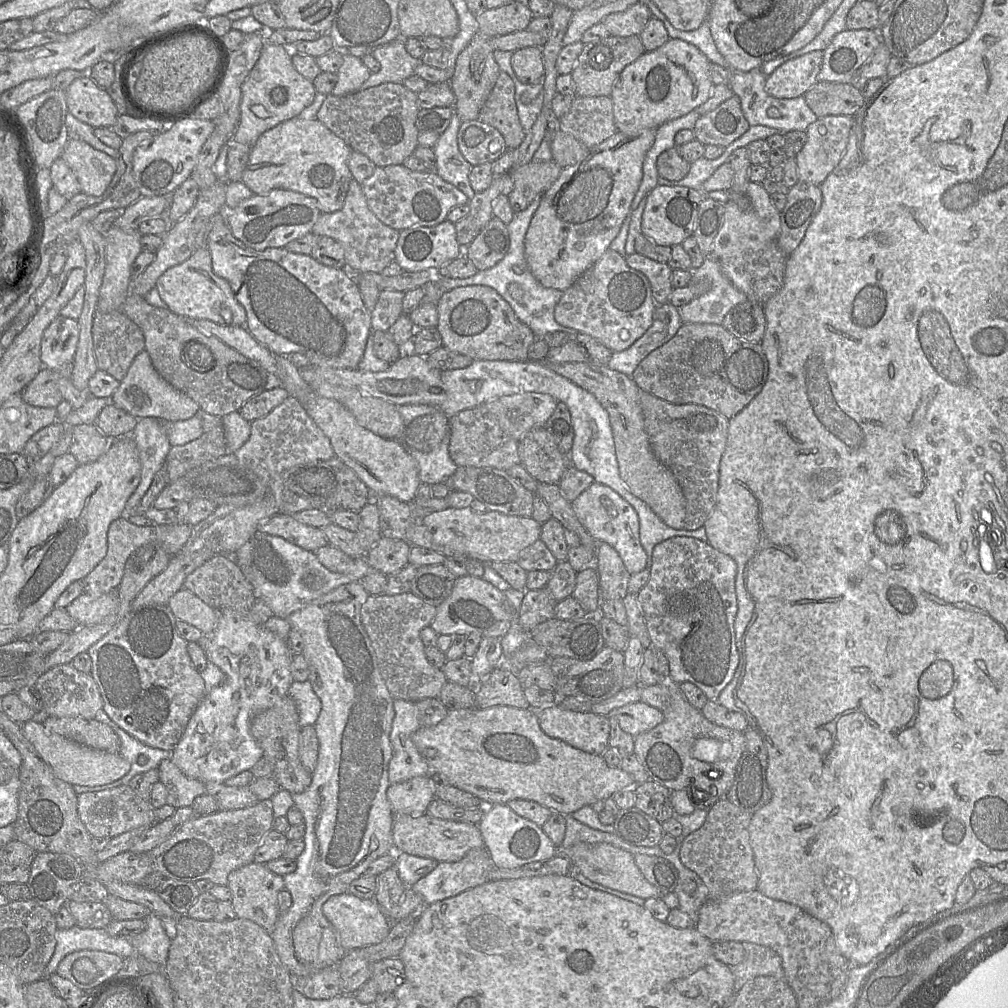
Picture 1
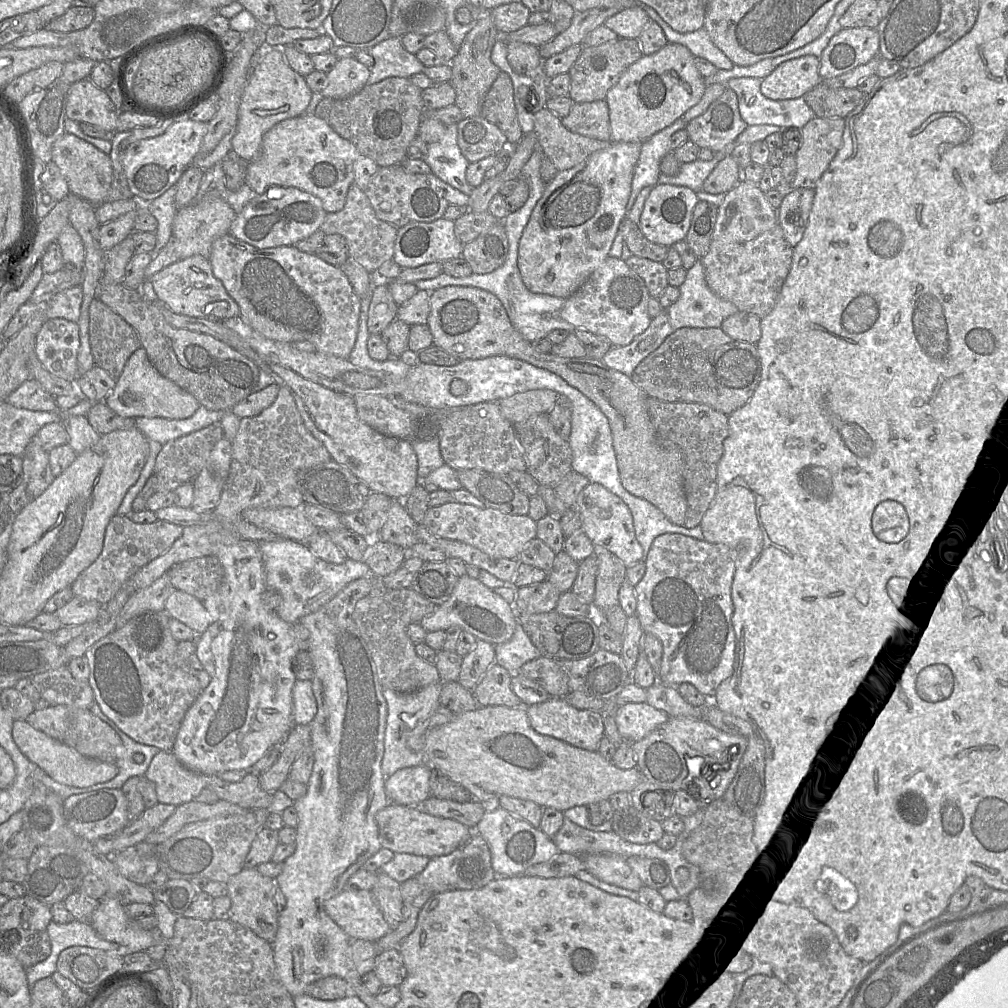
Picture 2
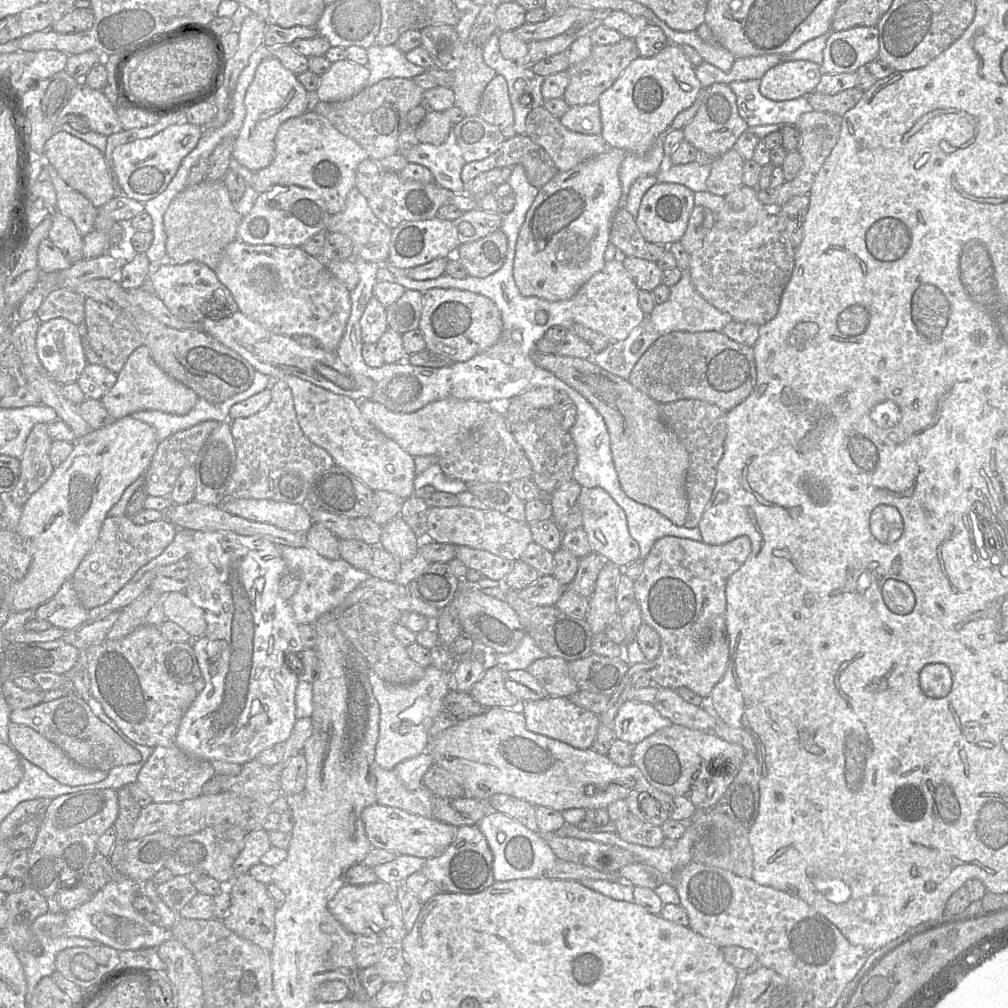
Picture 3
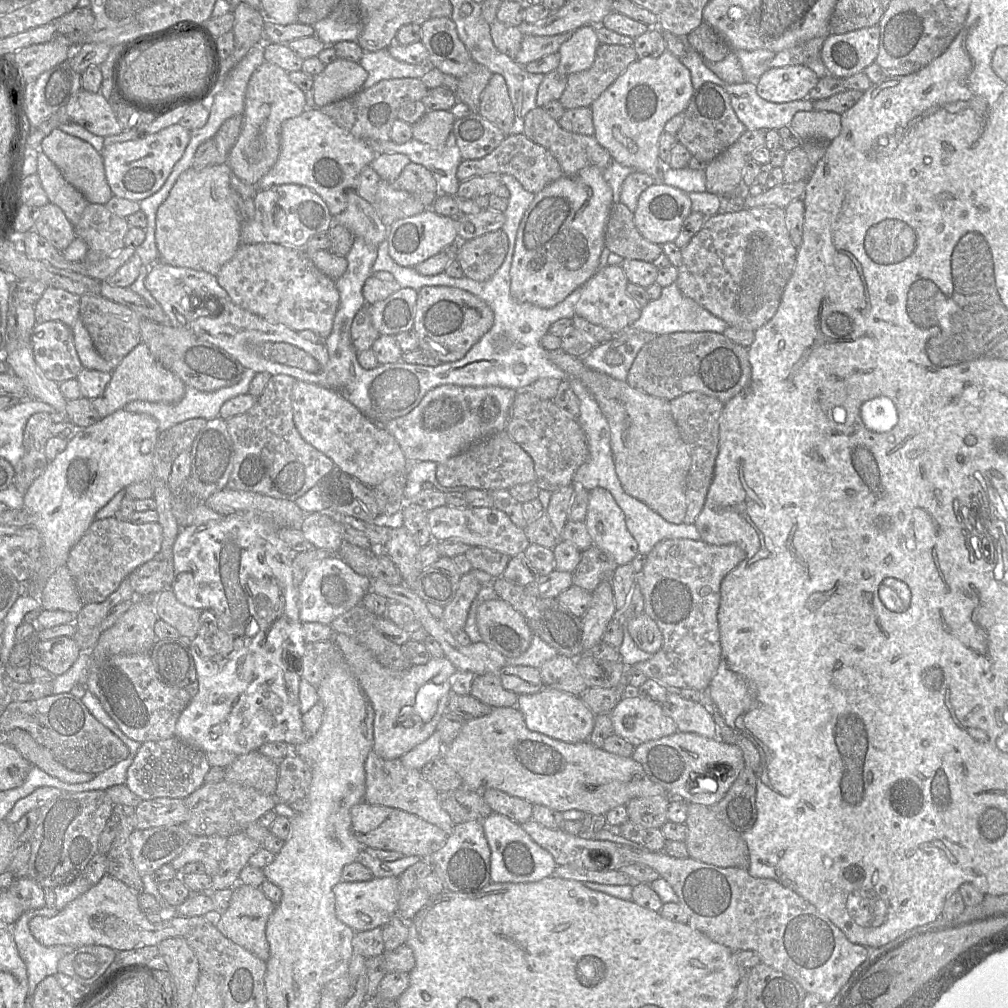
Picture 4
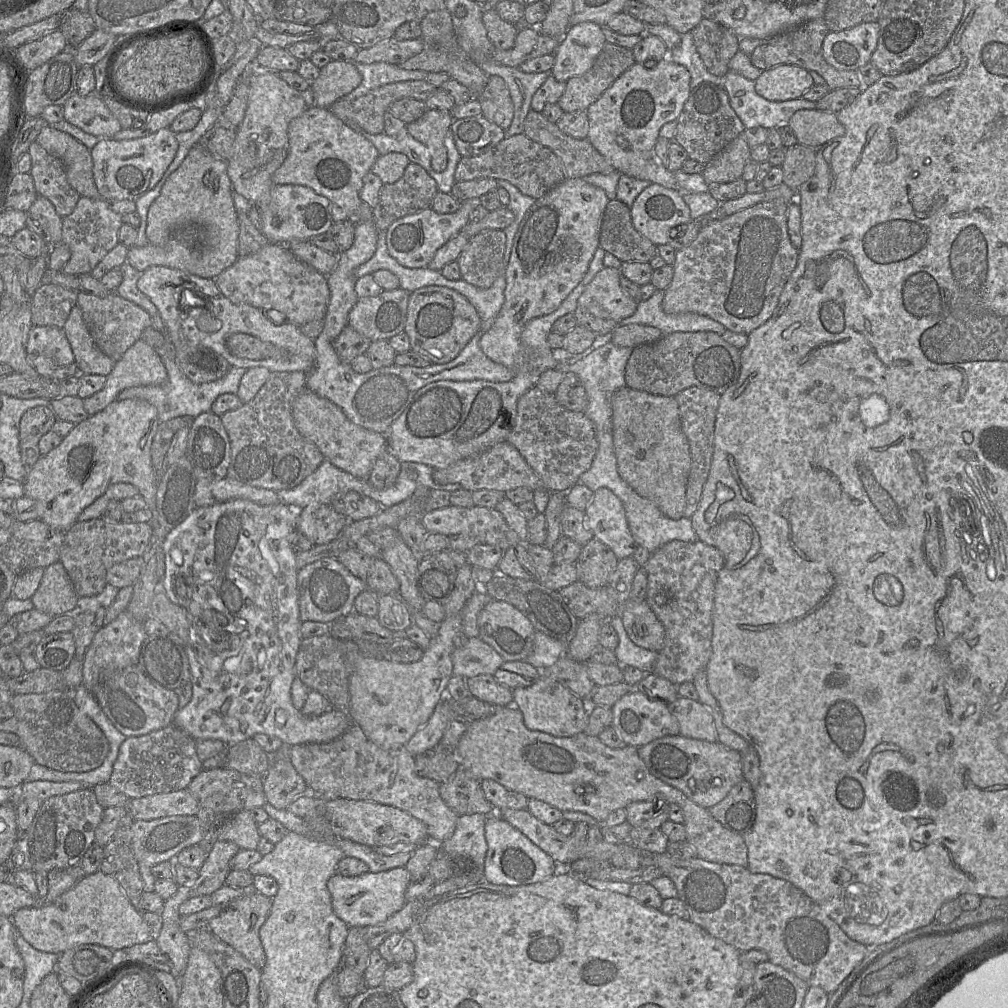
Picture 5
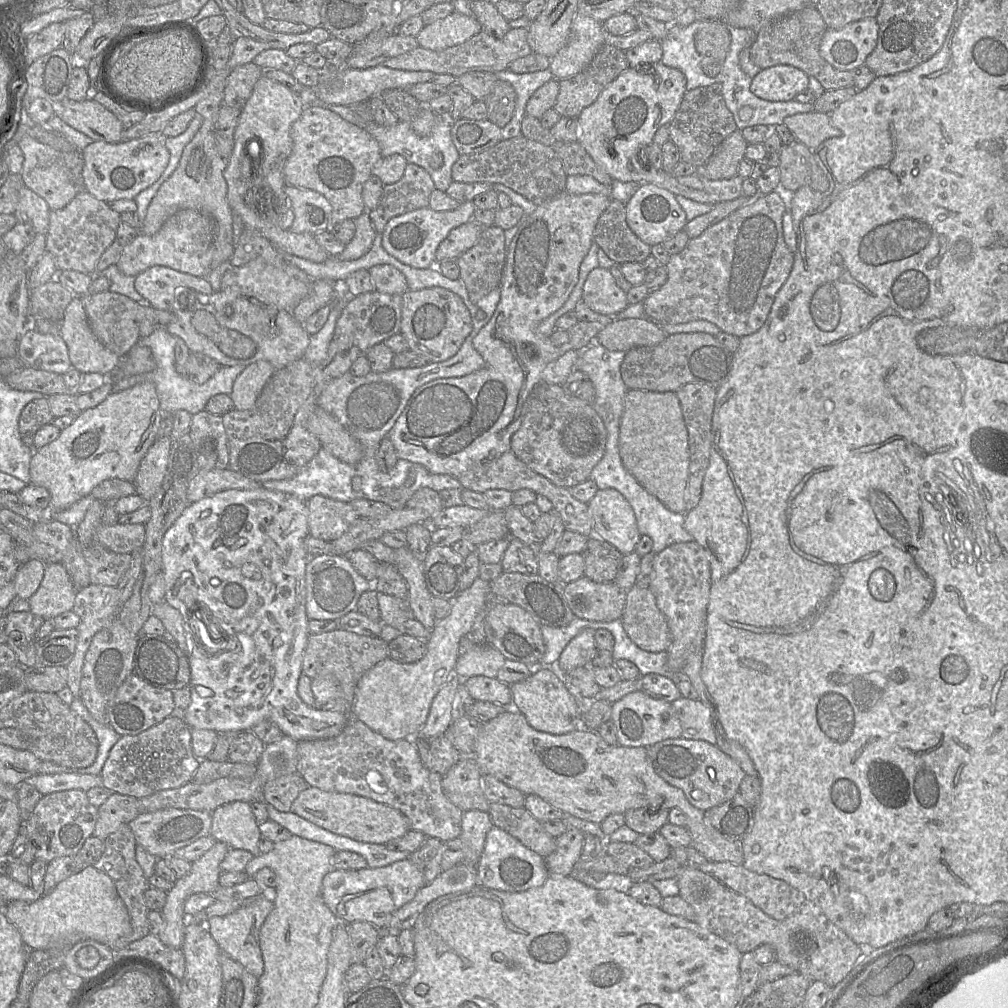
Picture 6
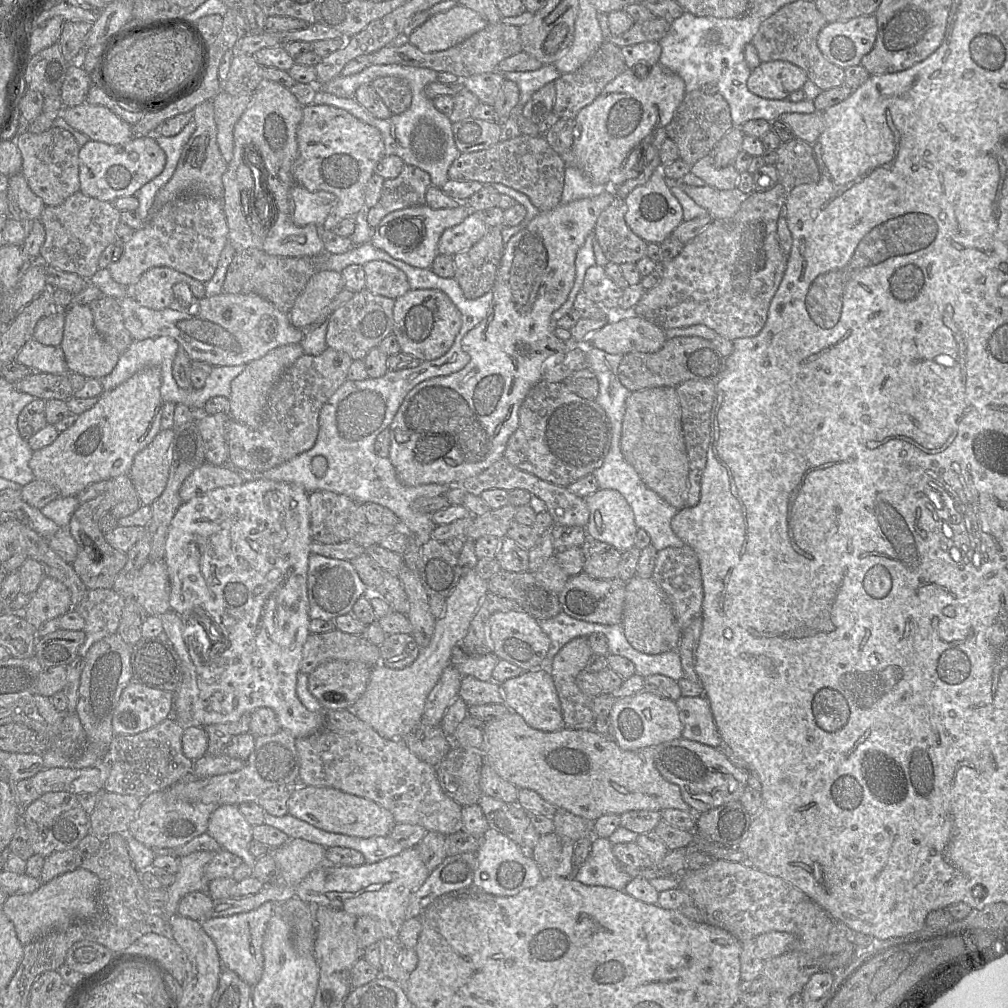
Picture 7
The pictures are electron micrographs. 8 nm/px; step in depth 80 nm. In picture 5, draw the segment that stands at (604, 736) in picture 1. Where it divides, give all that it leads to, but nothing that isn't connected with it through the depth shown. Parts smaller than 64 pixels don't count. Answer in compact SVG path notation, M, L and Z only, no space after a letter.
M545 672L531 686L517 687L512 691L515 706L522 712L528 729L555 737L570 737L586 730L590 709L587 699L578 697Z

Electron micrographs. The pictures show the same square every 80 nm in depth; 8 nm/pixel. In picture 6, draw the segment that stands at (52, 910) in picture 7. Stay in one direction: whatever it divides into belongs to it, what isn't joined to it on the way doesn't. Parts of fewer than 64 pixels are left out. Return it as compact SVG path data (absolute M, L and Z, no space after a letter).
M93 866L85 867L79 873L68 877L67 879L63 880L56 887L47 895L41 896L38 900L33 902L26 902L26 901L12 901L5 905L4 914L7 919L17 928L19 931L23 943L31 949L38 949L38 950L46 950L51 948L57 949L70 949L74 944L82 940L95 940L102 944L108 945L112 949L112 944L121 937L129 936L132 932L132 926L130 922L130 916L128 910L123 902L123 900L119 897L115 884L113 880L103 872L95 869Z

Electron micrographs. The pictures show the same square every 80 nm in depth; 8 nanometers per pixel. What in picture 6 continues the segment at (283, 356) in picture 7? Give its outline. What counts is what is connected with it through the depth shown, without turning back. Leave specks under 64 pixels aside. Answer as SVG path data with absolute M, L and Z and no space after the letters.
M258 360L244 368L233 383L231 399L238 410L251 409L272 374L274 366L266 360Z

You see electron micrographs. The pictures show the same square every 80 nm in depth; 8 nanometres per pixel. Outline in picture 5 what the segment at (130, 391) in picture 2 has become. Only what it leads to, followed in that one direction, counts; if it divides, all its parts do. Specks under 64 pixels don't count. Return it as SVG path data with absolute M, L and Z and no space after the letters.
M139 339L115 363L104 387L83 399L83 406L89 415L94 415L116 400L126 388L159 385L166 380L167 371L159 355Z

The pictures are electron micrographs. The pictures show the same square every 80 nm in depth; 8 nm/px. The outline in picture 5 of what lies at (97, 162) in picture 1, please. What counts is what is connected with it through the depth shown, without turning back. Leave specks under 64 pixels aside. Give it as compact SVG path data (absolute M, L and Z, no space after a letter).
M51 125L41 130L36 142L48 153L63 161L69 184L81 196L102 198L93 177L90 149L70 134L59 131Z

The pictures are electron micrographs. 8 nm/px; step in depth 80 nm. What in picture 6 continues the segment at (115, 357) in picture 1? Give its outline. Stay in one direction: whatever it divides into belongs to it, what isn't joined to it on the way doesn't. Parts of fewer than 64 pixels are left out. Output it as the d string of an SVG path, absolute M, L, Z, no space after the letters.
M111 291L87 294L80 297L92 332L104 347L116 354L120 359L123 359L139 341L139 323L143 319L148 319L163 326L172 319L172 312L170 311L159 310L150 305L140 305L125 295Z

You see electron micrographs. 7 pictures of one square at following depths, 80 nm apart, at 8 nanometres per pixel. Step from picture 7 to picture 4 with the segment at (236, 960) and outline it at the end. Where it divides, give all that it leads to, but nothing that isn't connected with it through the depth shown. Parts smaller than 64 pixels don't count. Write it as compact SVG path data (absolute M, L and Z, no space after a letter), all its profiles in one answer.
M238 882L233 887L229 907L224 914L220 915L216 927L228 939L267 962L270 957L270 946L265 931L275 907L276 904L267 898L260 887L252 887Z

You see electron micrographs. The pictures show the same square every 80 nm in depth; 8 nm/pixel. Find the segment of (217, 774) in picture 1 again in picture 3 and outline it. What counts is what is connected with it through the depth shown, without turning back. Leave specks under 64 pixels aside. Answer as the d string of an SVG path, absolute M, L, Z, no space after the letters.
M196 531L191 542L188 559L194 564L194 579L190 582L184 593L196 606L204 610L207 626L201 637L191 638L188 643L193 646L202 678L205 680L205 687L184 714L178 728L176 745L179 749L199 759L209 762L222 760L242 766L256 759L258 754L263 750L286 742L297 721L295 698L300 680L298 678L299 675L294 674L288 668L288 661L292 658L288 658L287 655L290 653L297 654L298 659L301 659L301 653L305 648L302 643L299 624L295 620L290 601L284 599L279 593L281 579L287 573L287 565L281 554L281 546L284 545L277 545L262 537L245 536L222 531Z

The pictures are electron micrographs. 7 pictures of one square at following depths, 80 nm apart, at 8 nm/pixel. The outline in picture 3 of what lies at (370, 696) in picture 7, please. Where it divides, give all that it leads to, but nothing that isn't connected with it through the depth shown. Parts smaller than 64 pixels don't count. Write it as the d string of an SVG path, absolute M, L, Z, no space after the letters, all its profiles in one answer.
M431 665L425 668L425 674L419 681L409 685L390 684L371 668L368 677L380 706L379 736L374 762L383 769L393 770L398 763L428 749L430 728L444 709L444 698L452 688L452 672L439 670Z

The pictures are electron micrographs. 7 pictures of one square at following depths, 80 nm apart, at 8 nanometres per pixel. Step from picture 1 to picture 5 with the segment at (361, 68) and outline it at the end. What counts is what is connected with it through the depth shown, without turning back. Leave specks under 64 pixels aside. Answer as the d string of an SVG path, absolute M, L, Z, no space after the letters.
M333 61L320 68L319 76L311 84L313 105L329 108L334 102L352 92L362 80L352 61Z

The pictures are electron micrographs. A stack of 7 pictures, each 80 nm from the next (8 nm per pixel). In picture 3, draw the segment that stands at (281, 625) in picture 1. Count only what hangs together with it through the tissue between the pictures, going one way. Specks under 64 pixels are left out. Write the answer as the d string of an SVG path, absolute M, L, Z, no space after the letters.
M306 545L298 548L281 546L281 554L287 565L287 573L299 580L299 586L289 600L299 625L313 624L321 615L339 607L357 585L371 577L367 571L356 569L342 558L325 558Z

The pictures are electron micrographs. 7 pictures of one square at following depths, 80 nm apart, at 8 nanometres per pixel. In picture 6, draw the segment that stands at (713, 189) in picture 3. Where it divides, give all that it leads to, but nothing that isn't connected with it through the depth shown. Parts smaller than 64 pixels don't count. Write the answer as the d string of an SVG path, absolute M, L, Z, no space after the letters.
M737 129L728 136L700 169L700 174L710 180L723 180L738 175L740 161L748 146L742 132Z

